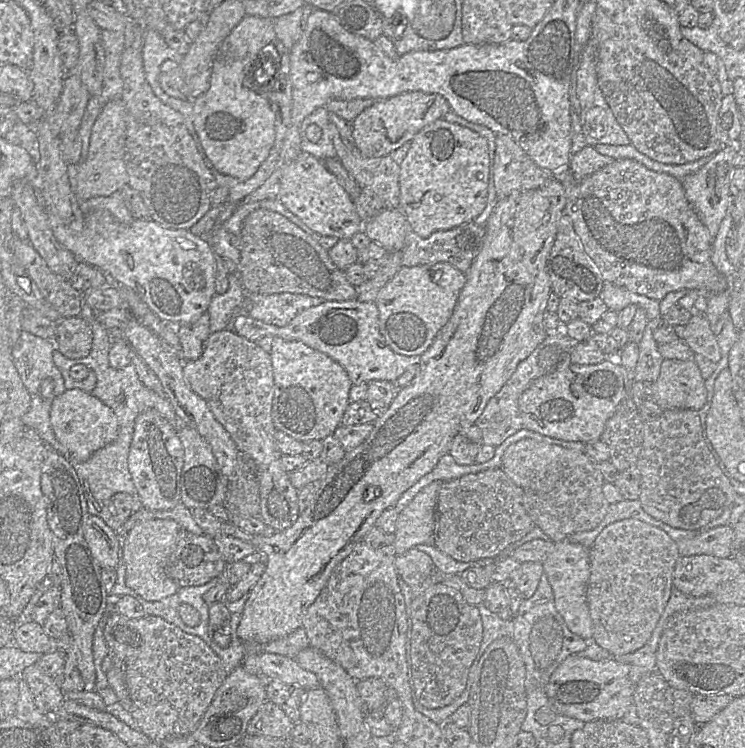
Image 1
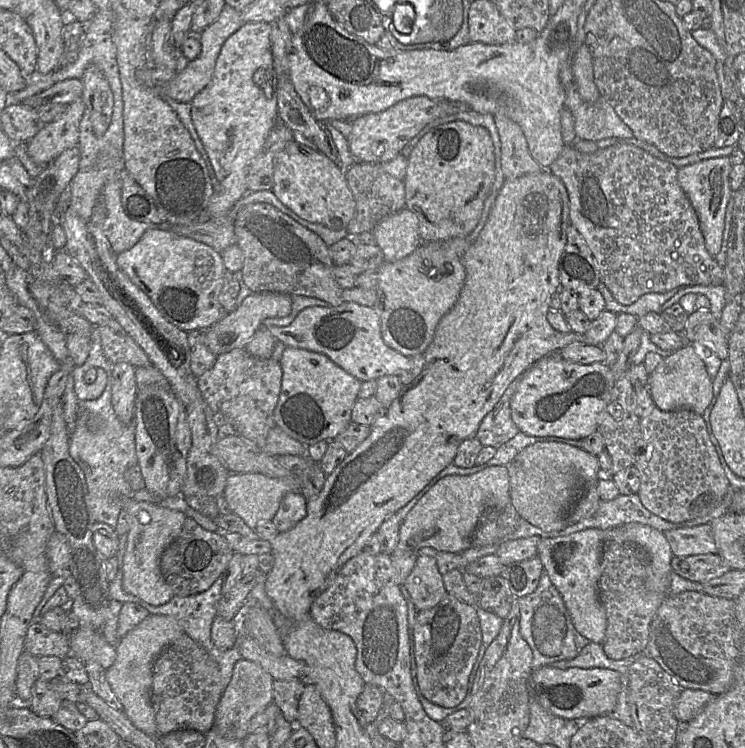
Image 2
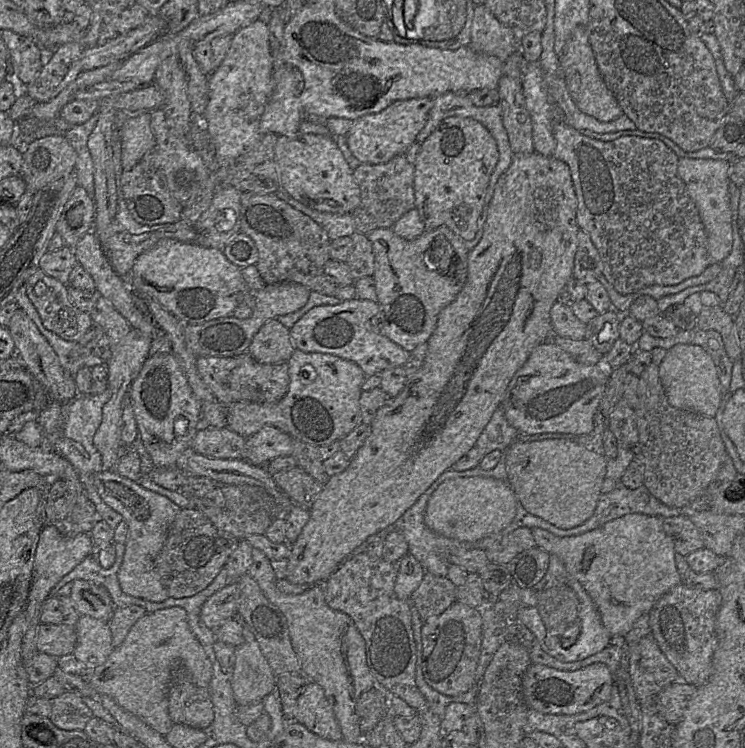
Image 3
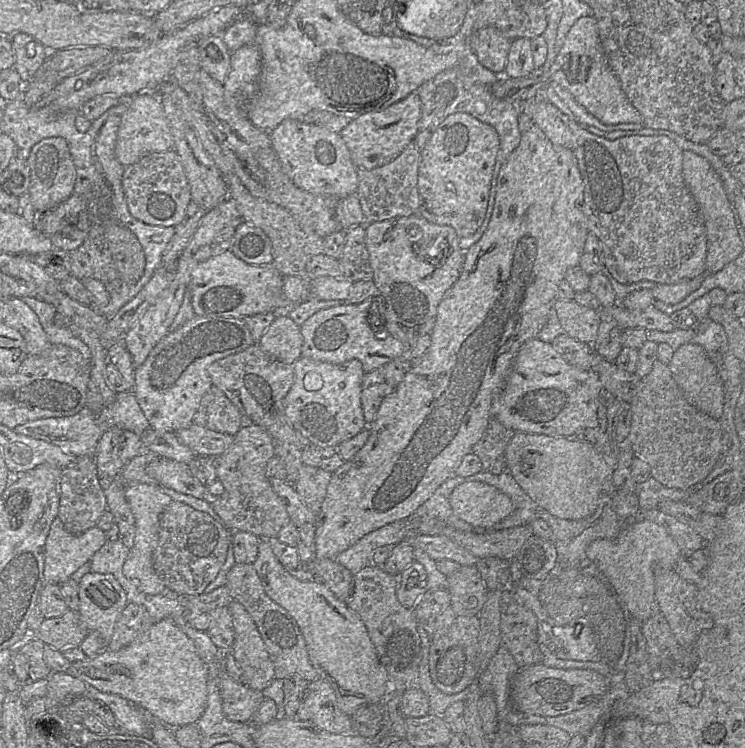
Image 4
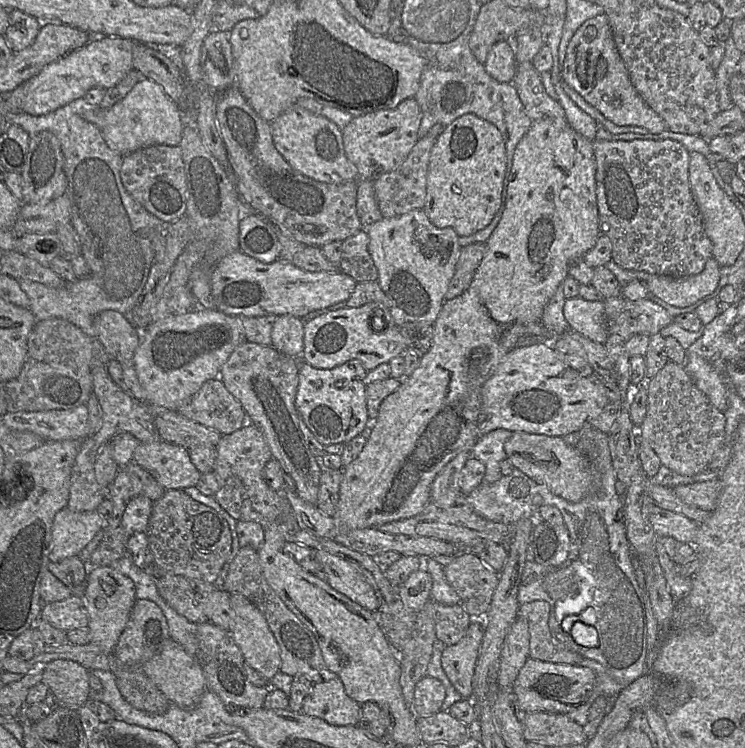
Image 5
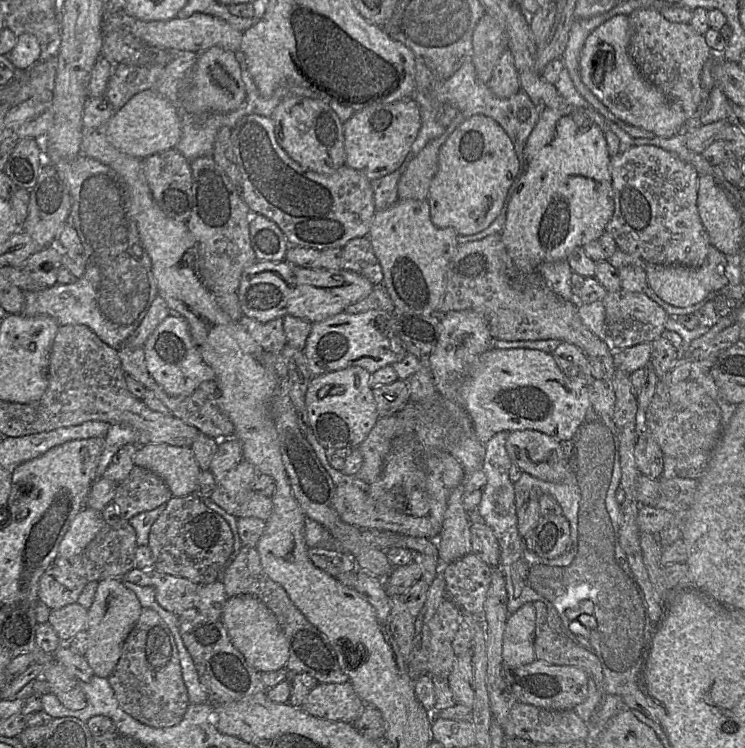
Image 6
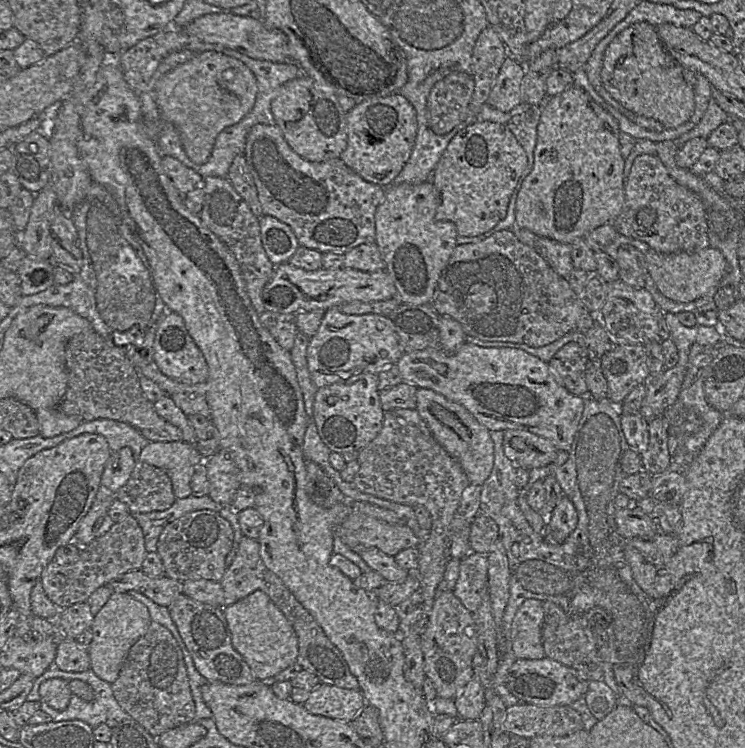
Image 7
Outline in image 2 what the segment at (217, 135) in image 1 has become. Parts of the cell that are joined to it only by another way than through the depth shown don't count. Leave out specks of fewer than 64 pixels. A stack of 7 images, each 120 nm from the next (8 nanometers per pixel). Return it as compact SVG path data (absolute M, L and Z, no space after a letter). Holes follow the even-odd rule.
M252 21L244 22L240 28L238 28L232 35L230 35L226 41L223 43L221 51L216 61L215 69L212 75L210 83L192 100L192 121L196 128L196 131L203 143L205 151L207 152L209 159L211 161L212 167L216 174L216 179L220 184L219 192L214 192L209 200L206 207L211 218L218 218L225 216L233 206L246 195L249 190L247 189L247 171L254 159L260 154L266 139L270 131L278 122L278 93L277 93L277 72L274 68L274 60L271 52L271 24L264 21Z

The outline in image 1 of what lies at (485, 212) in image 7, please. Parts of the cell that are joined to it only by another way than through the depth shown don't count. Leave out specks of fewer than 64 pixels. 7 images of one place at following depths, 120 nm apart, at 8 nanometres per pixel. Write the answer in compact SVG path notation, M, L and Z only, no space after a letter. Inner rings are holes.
M444 119L423 128L411 141L410 149L400 164L399 209L404 213L410 230L422 238L436 231L450 230L469 223L484 211L488 200L490 155L487 139L478 133Z

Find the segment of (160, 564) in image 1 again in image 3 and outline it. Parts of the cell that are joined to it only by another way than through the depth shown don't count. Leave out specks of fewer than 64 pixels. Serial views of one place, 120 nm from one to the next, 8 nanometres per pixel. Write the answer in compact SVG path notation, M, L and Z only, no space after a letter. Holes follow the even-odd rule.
M115 470L92 473L90 479L101 499L121 514L128 525L125 552L118 571L121 590L127 595L151 602L165 601L169 595L156 572L155 559L180 508L167 497L143 488L139 482L120 476Z

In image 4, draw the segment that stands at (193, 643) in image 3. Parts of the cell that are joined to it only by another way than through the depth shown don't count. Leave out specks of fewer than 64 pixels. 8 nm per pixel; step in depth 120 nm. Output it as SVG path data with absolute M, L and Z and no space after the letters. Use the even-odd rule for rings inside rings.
M171 619L154 623L139 640L118 651L105 649L95 658L71 663L65 673L148 710L172 729L196 723L206 709L206 665L194 643Z

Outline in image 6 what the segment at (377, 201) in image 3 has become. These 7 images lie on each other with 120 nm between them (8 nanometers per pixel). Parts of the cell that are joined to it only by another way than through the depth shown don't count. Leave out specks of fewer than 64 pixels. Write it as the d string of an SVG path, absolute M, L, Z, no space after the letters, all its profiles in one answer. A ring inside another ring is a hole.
M457 113L456 117L438 138L430 141L406 165L398 182L399 200L427 200L431 181L437 171L438 153L447 138L465 118Z

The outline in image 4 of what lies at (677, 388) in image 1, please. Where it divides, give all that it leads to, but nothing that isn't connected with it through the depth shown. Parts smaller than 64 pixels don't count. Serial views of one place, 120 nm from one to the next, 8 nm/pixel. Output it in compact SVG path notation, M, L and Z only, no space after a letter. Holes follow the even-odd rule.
M681 345L674 351L668 367L683 397L690 405L714 419L721 418L724 409L723 382L716 365L700 345Z

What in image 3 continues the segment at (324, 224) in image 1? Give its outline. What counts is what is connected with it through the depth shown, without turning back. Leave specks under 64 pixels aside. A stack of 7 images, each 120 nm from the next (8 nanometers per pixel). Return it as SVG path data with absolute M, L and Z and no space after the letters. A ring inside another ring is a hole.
M297 132L279 135L275 144L280 188L300 203L320 212L351 214L360 204L360 190L335 138Z

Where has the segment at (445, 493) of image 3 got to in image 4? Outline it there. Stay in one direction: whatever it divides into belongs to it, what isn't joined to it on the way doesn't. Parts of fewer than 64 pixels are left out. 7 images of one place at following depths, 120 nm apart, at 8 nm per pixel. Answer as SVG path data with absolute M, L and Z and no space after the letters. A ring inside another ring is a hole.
M467 481L457 485L449 497L455 516L476 530L494 530L490 527L508 517L514 510L511 499L495 487Z

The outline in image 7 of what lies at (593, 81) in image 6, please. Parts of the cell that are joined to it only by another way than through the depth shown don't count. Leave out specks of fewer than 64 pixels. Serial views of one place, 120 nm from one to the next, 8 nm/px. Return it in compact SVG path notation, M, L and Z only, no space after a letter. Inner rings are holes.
M646 22L629 26L613 39L605 50L600 76L605 90L624 109L639 116L653 118L665 129L684 124L694 112L694 89L686 82L683 67L667 52L655 27Z

